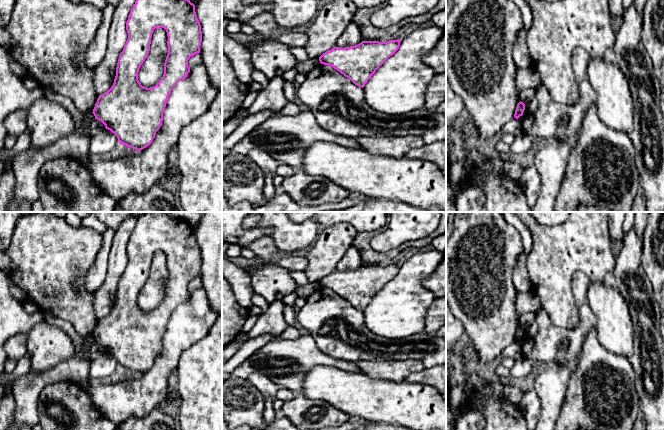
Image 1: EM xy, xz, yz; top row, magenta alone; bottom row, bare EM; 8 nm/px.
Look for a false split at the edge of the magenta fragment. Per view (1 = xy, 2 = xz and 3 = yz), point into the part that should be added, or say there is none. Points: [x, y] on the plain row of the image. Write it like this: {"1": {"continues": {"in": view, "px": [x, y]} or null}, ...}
{"1": {"continues": null}, "2": {"continues": null}, "3": {"continues": null}}

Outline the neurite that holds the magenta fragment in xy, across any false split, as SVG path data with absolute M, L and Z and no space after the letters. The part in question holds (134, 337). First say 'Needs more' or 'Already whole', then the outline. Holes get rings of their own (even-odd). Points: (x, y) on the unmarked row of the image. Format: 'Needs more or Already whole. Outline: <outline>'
Already whole. Outline: M145 212L137 218L126 246L126 254L128 263L118 283L114 307L107 316L99 319L92 337L95 343L117 360L120 367L140 375L152 367L162 349L163 337L172 312L190 296L188 284L200 277L202 256L195 229L164 212ZM156 251L162 251L167 256L168 278L163 301L155 310L147 312L139 306L138 296L149 278Z

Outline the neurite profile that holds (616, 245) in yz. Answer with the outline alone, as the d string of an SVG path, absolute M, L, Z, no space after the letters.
M624 238L622 240L612 240L611 241L611 251L615 258L617 257L617 255L619 254L623 246L623 240Z

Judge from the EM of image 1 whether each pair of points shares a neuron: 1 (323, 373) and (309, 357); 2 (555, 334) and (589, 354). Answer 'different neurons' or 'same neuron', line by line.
1: different neurons
2: different neurons

